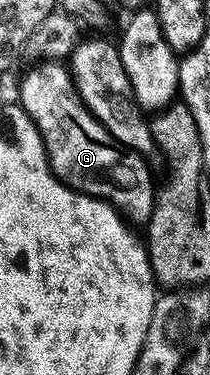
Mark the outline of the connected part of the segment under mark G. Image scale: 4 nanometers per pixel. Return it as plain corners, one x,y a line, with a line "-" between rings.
52,59
40,63
21,79
18,104
40,132
52,174
71,189
107,201
129,222
147,223
156,206
158,189
152,186
145,158
118,144
103,123
92,116
78,95
67,64

